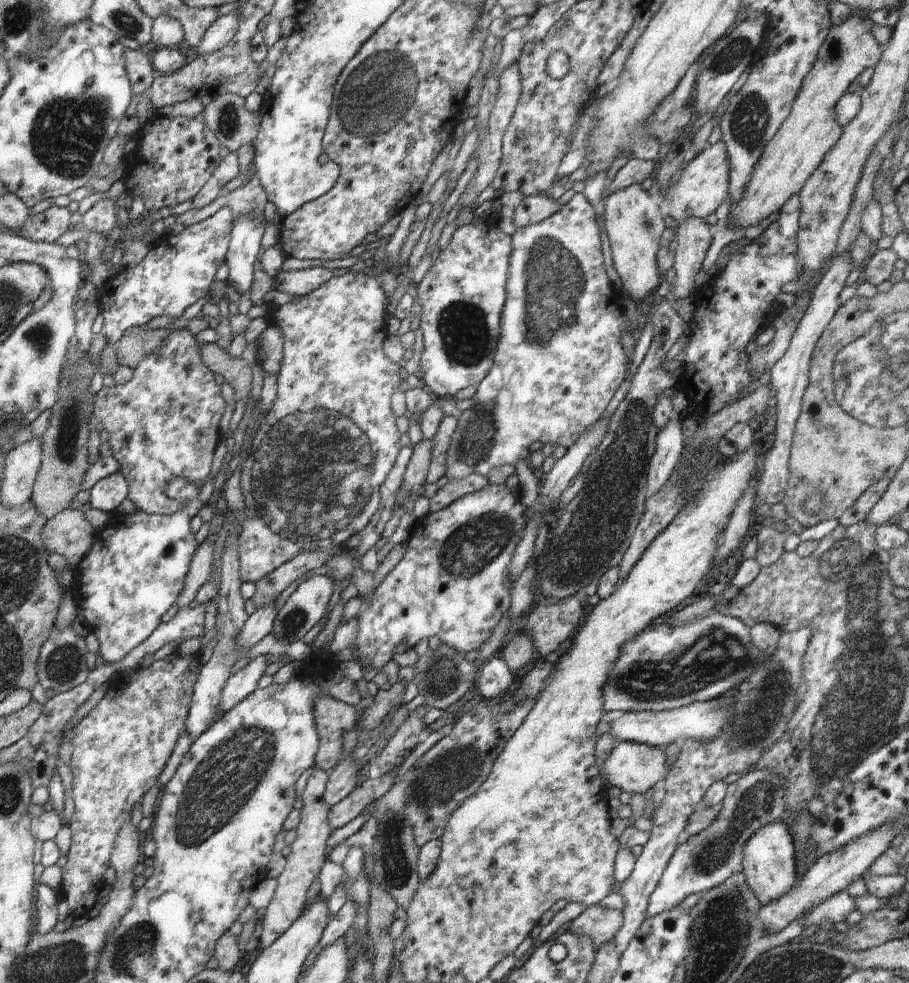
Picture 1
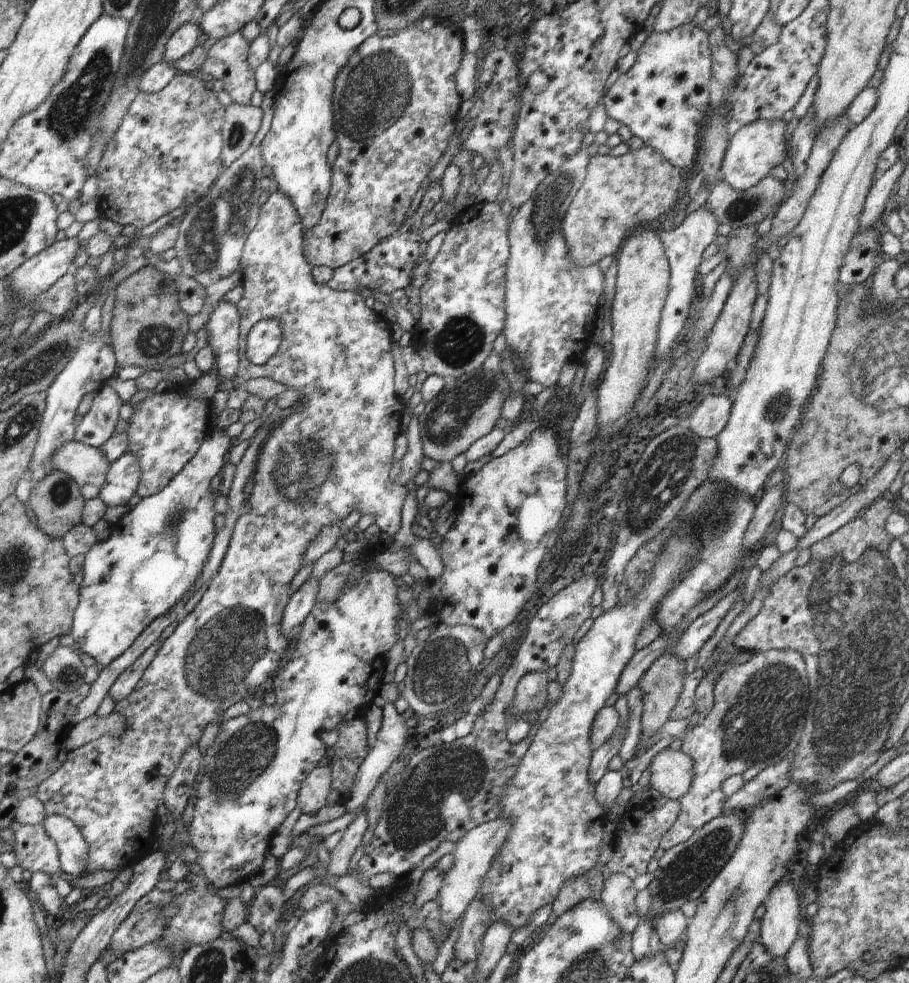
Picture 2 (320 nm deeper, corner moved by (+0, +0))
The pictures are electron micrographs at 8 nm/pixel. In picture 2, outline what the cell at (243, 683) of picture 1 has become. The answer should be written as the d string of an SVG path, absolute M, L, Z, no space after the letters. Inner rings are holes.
M310 579L304 582L292 596L289 597L288 605L283 613L283 622L281 628L283 635L286 637L292 629L298 625L302 625L312 608L317 604L319 596L318 579Z

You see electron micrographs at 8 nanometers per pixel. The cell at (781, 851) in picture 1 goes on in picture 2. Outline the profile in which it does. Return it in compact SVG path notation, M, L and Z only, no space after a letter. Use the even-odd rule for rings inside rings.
M792 880L788 882L778 882L765 900L766 912L761 919L760 941L762 946L768 950L768 954L772 958L785 958L786 953L790 950L790 946L796 936L798 936L798 926L800 926L800 916L802 915L802 907L800 905L801 896L792 886Z

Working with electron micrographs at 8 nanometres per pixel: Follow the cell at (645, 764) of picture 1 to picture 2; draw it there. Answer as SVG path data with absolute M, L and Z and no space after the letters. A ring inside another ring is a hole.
M661 744L658 752L648 764L650 770L649 786L662 796L678 801L692 784L694 766L692 760L680 750L674 751Z

